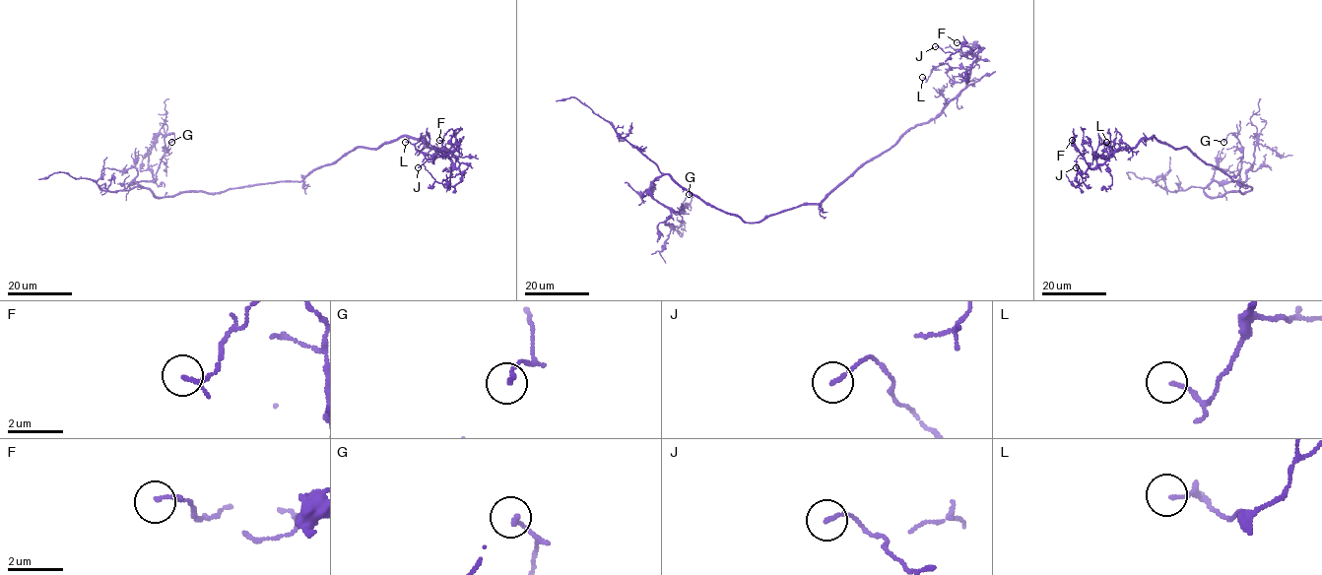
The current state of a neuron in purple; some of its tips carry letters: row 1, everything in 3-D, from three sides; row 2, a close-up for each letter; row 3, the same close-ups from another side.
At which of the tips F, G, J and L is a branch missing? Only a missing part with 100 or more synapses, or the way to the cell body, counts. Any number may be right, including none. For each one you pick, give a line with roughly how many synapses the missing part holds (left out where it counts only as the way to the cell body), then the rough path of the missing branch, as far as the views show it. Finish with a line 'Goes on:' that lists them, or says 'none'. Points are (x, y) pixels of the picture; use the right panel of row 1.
Goes on: none

